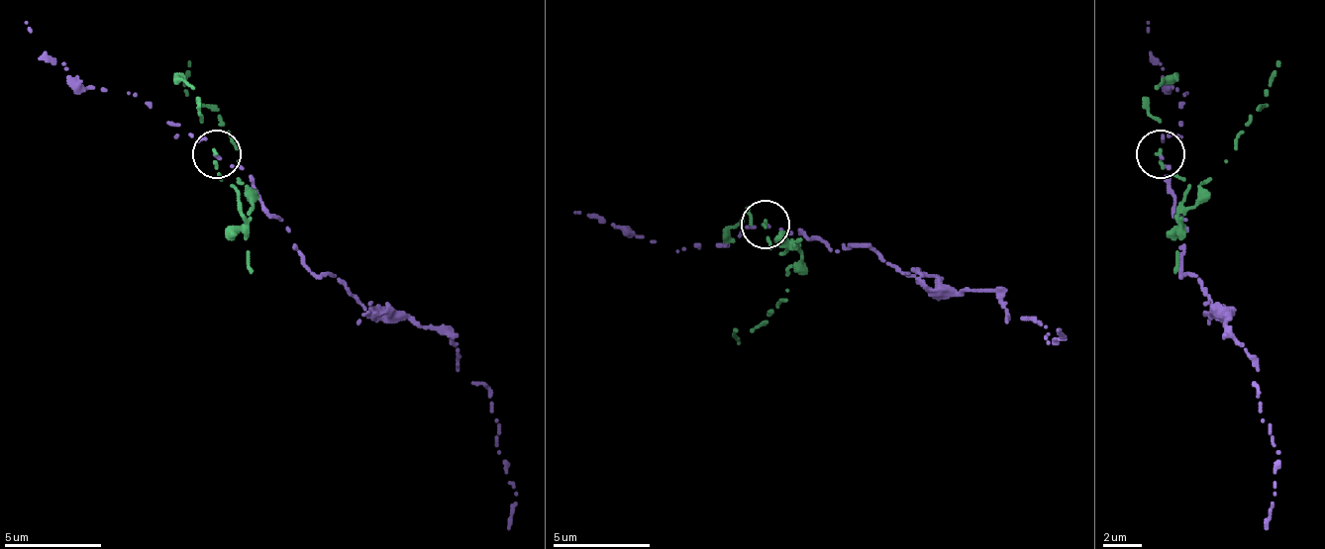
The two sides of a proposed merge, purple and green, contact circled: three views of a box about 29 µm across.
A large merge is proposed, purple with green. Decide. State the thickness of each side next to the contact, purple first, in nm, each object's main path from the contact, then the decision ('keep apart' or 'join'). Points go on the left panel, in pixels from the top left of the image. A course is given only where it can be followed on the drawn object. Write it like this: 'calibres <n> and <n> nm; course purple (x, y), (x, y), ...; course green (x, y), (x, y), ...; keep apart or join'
calibres 150 and 160 nm; course purple (215, 152), (244, 167), (312, 274), (380, 319), (449, 332), (458, 372), (493, 401), (517, 494), (507, 527); course green (215, 152), (215, 167), (249, 216), (240, 147), (220, 109), (185, 94), (190, 60); keep apart

